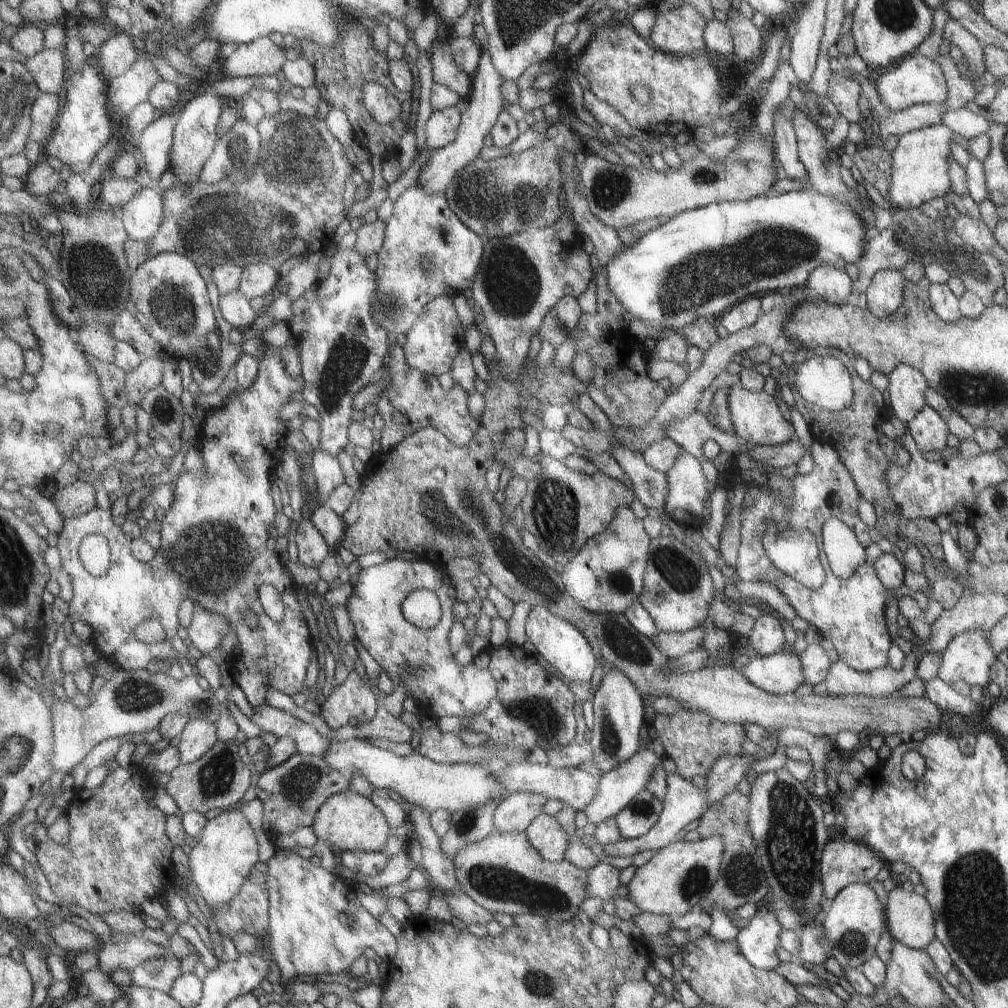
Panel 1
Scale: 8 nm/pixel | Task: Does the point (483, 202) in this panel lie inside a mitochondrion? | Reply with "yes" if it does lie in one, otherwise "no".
yes

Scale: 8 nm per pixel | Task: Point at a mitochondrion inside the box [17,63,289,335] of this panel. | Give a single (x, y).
(91, 271)

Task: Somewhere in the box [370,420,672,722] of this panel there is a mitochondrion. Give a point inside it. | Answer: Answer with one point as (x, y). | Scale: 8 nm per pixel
(467, 513)

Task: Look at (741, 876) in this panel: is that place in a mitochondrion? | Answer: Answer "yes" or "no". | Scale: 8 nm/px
yes

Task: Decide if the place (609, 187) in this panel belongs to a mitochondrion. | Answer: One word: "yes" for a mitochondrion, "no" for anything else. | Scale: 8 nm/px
yes

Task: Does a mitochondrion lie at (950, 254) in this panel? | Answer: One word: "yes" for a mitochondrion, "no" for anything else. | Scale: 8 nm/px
no

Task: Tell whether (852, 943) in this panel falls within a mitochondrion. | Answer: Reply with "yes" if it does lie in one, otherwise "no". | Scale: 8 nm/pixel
yes

